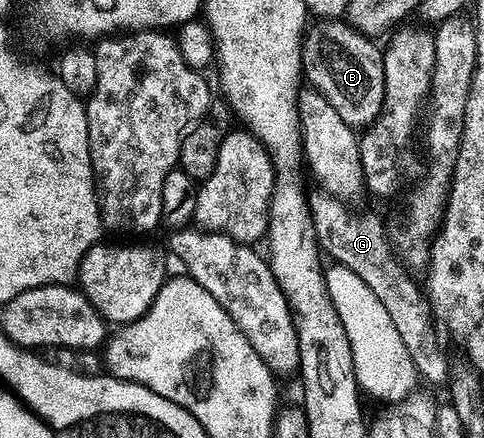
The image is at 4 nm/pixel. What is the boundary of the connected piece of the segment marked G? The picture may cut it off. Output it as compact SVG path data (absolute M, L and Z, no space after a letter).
M312 194L309 202L311 205L311 220L315 223L315 237L319 241L320 248L326 254L328 251L335 258L332 260L338 266L347 267L353 273L357 273L357 277L361 277L361 281L365 281L365 285L369 285L369 289L373 289L377 301L381 301L381 305L385 305L385 310L389 313L389 321L393 321L393 329L397 329L397 333L401 333L401 341L405 341L405 349L409 349L416 372L422 378L424 375L431 383L446 384L449 379L448 356L435 355L434 349L427 347L428 304L425 302L420 286L418 289L414 281L407 276L410 275L408 270L396 259L394 252L391 250L391 242L387 238L384 220L382 218L379 220L375 215L350 215L343 208L346 206L340 200L324 197L322 194L319 195Z

